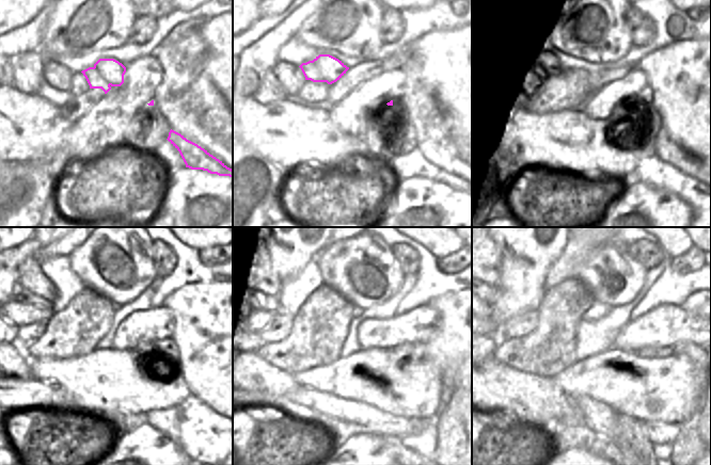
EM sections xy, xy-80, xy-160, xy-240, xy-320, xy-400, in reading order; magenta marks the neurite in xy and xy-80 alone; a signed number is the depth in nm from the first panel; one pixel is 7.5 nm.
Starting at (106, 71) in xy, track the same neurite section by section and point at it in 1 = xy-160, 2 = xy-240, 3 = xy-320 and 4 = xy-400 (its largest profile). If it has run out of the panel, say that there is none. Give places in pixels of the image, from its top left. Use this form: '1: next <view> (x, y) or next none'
1: next xy-160 (546, 60)
2: next xy-240 (32, 278)
3: next xy-320 (256, 270)
4: next xy-400 (493, 257)

